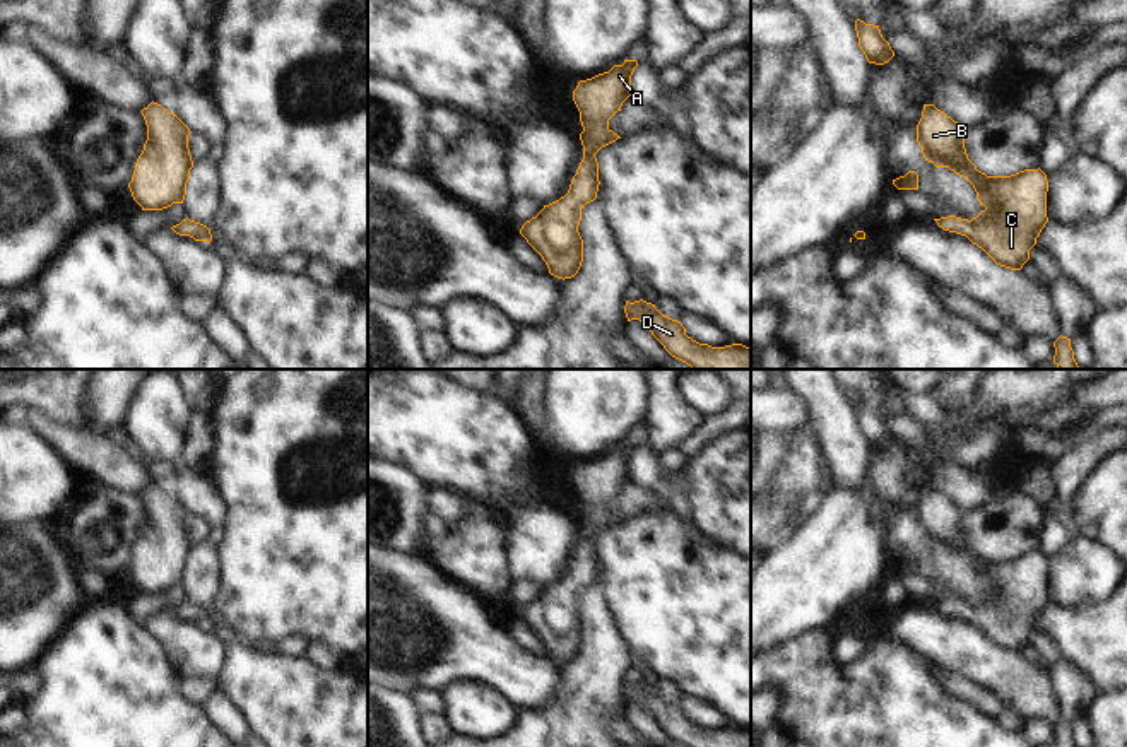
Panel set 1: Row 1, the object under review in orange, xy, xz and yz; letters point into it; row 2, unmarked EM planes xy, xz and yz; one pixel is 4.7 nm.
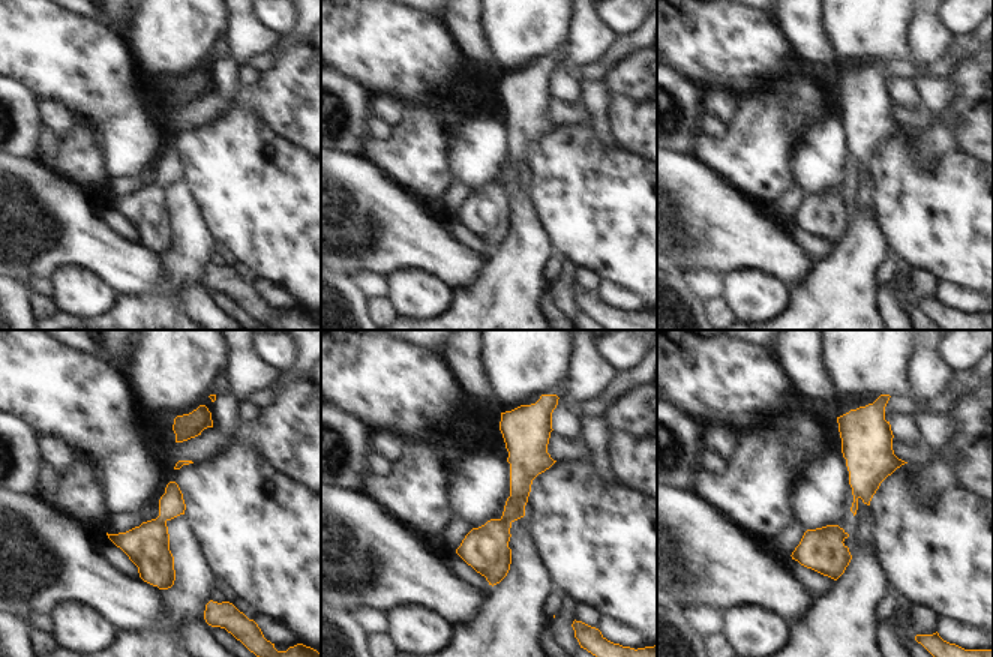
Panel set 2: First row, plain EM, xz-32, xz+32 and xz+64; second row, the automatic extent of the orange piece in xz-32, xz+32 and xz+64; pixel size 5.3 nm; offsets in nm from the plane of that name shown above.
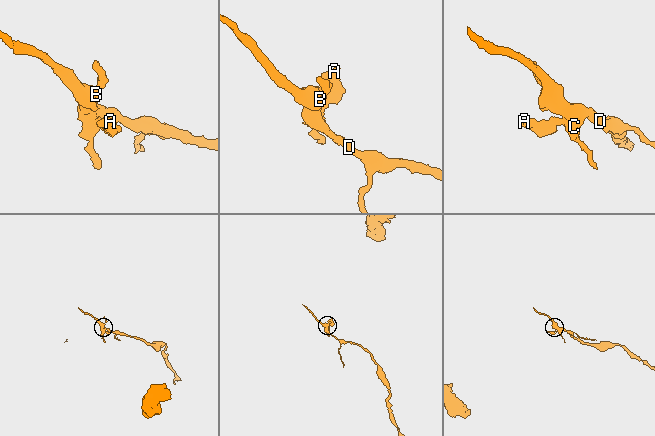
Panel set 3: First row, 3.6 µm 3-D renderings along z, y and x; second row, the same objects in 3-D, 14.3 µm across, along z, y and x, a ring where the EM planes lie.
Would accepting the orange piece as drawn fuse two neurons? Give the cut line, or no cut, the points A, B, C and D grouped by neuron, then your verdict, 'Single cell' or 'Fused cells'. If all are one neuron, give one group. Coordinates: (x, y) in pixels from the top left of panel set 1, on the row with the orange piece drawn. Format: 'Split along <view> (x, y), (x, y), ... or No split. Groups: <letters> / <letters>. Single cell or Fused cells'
No split. Groups: A B C D. Single cell

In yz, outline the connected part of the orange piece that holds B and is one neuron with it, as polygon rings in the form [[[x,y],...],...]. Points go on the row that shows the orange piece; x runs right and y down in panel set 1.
[[[923,104],[917,125],[917,142],[925,161],[935,168],[949,168],[970,181],[980,205],[985,207],[971,221],[956,215],[934,221],[944,231],[966,236],[997,265],[1021,270],[1048,222],[1047,174],[1038,168],[1011,176],[987,176],[968,159],[965,149],[966,132],[934,104]]]

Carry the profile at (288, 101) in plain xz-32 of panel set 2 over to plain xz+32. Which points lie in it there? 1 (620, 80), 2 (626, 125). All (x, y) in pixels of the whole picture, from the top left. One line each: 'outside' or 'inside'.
1: inside
2: inside

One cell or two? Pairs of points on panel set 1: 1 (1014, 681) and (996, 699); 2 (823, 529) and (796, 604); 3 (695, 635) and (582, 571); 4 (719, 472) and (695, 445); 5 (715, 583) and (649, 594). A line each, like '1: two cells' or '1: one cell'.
1: two cells
2: one cell
3: two cells
4: two cells
5: one cell

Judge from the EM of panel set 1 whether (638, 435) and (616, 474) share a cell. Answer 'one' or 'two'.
one

